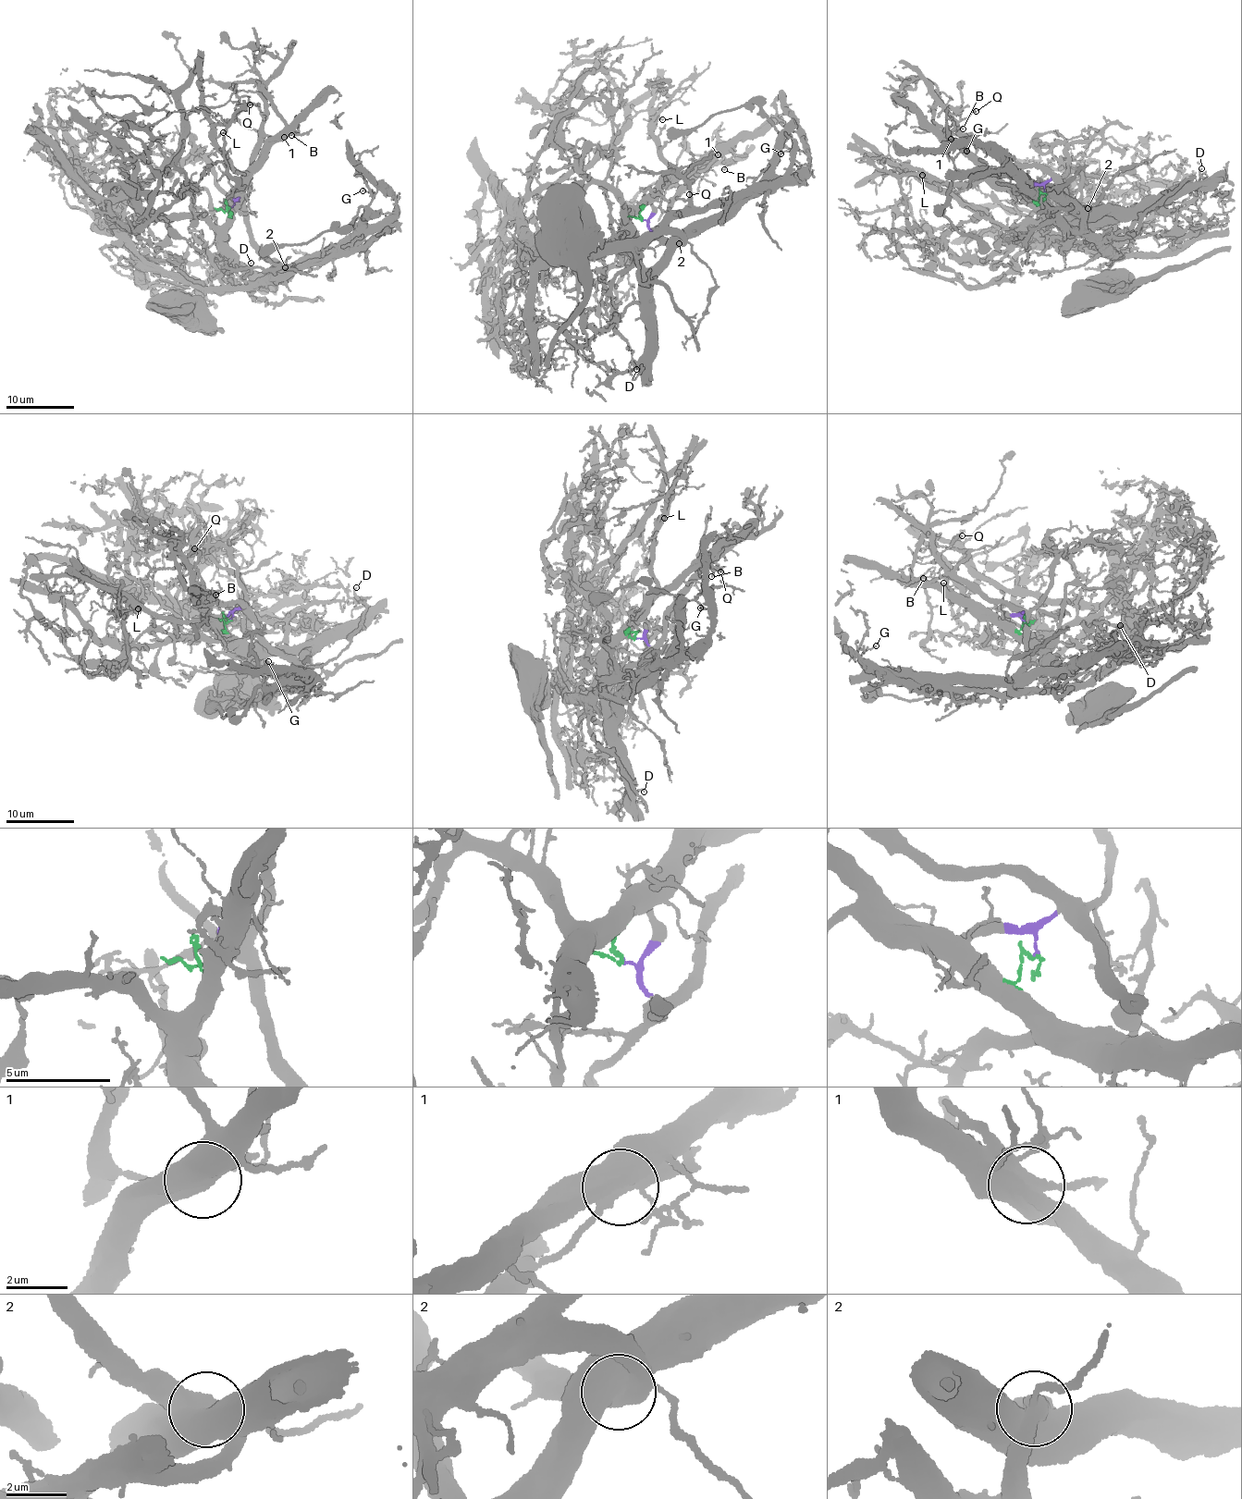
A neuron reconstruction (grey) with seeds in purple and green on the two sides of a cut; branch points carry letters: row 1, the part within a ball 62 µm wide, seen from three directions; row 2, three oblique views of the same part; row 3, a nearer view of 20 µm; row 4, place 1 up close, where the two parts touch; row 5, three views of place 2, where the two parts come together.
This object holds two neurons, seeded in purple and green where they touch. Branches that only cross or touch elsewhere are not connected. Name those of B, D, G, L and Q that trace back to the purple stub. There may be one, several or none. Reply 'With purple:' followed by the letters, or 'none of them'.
With purple: Q

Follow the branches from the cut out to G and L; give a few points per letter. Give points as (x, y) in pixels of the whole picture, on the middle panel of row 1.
G: (641, 217), (641, 209), (631, 215), (633, 259), (653, 269), (757, 185), (787, 133), (790, 149), (780, 153)
L: (641, 217), (643, 197), (651, 193), (659, 178), (670, 173), (658, 137), (652, 132), (652, 126), (663, 120)

